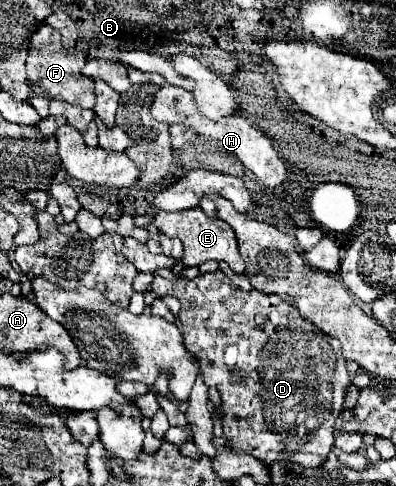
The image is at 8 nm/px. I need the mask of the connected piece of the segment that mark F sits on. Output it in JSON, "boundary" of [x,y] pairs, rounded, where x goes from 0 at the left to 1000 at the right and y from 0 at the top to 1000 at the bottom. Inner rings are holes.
{"boundary":[[[104,45],[73,82],[73,111],[63,123],[68,169],[83,177],[83,198],[114,198],[139,206],[164,206],[174,214],[199,214],[210,222],[240,218],[235,165],[205,152],[215,115],[194,103],[164,103],[154,91],[154,70],[124,49]]]}

